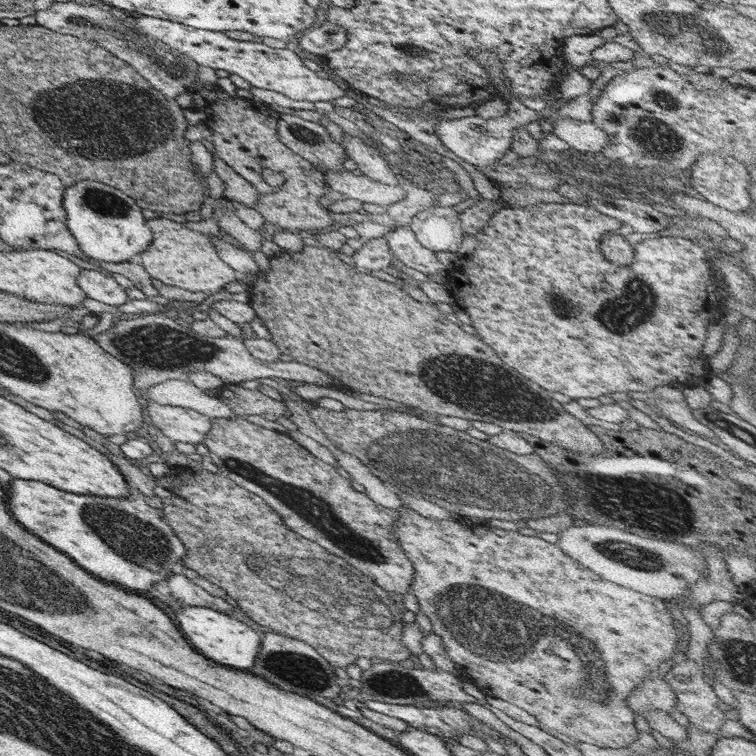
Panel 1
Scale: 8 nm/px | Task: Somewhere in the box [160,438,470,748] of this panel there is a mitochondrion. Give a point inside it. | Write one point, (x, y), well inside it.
(310, 596)

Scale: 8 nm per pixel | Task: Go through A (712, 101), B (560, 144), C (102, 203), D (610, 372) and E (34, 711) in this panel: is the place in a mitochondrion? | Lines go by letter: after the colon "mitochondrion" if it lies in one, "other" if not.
A: other
B: other
C: mitochondrion
D: other
E: mitochondrion

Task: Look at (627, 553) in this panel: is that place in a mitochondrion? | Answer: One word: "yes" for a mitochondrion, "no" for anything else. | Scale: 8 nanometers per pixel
yes

